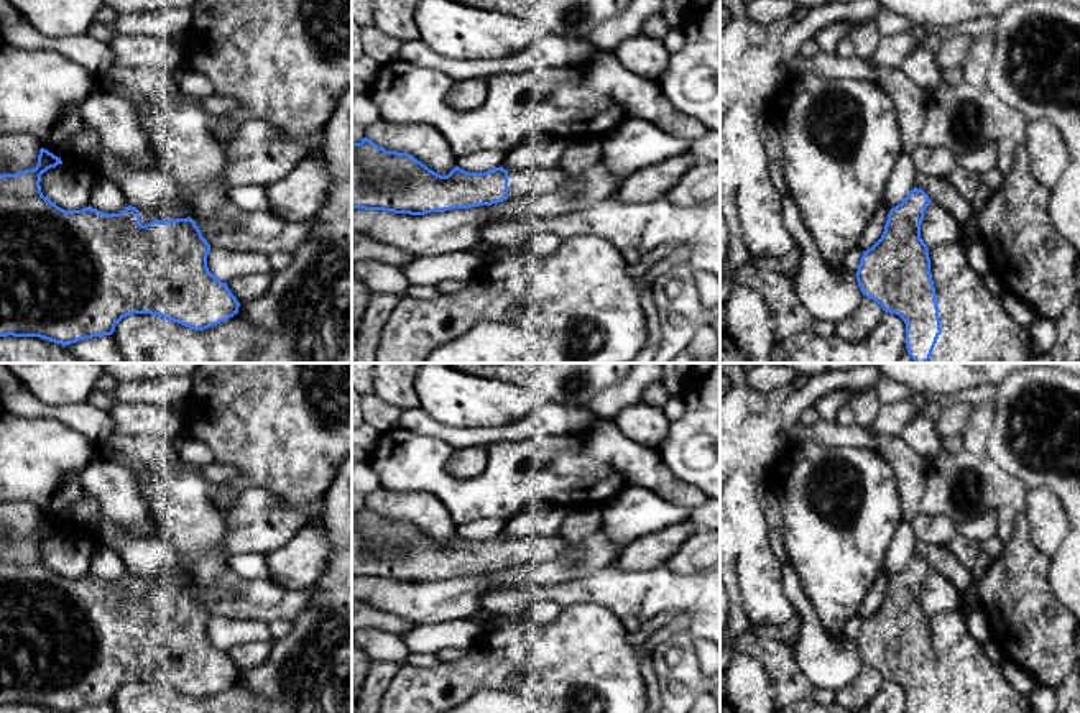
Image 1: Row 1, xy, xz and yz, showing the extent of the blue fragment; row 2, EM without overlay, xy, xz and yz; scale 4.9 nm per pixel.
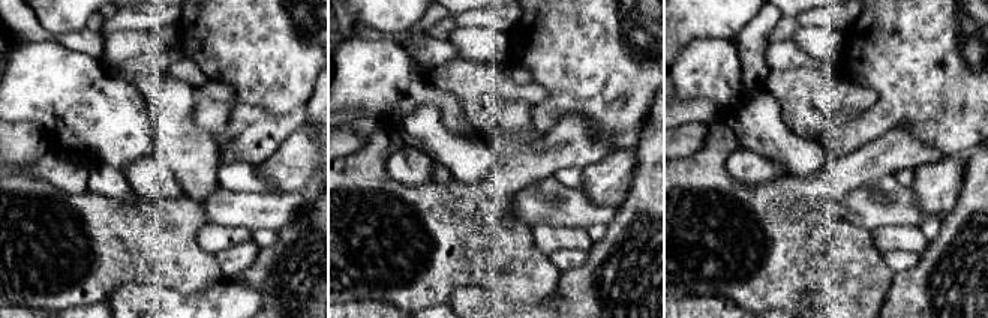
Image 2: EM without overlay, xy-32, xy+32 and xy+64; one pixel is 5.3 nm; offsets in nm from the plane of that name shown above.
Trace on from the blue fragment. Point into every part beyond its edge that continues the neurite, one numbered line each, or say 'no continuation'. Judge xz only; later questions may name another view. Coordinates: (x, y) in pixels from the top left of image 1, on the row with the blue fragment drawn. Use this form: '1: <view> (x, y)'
1: xz (536, 179)

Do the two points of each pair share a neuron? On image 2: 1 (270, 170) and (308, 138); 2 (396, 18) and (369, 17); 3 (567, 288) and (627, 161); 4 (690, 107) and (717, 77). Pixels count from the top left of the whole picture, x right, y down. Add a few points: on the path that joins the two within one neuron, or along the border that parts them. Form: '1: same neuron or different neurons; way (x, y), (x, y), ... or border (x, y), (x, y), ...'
1: same neuron; way (279, 167), (299, 147)
2: same neuron; way (390, 17), (375, 17)
3: different neurons; border (634, 174), (625, 198), (618, 206)
4: different neurons; border (679, 101), (706, 99), (724, 117)

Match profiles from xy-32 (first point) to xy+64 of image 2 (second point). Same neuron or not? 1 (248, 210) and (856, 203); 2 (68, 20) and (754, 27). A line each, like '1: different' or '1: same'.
1: same
2: different

